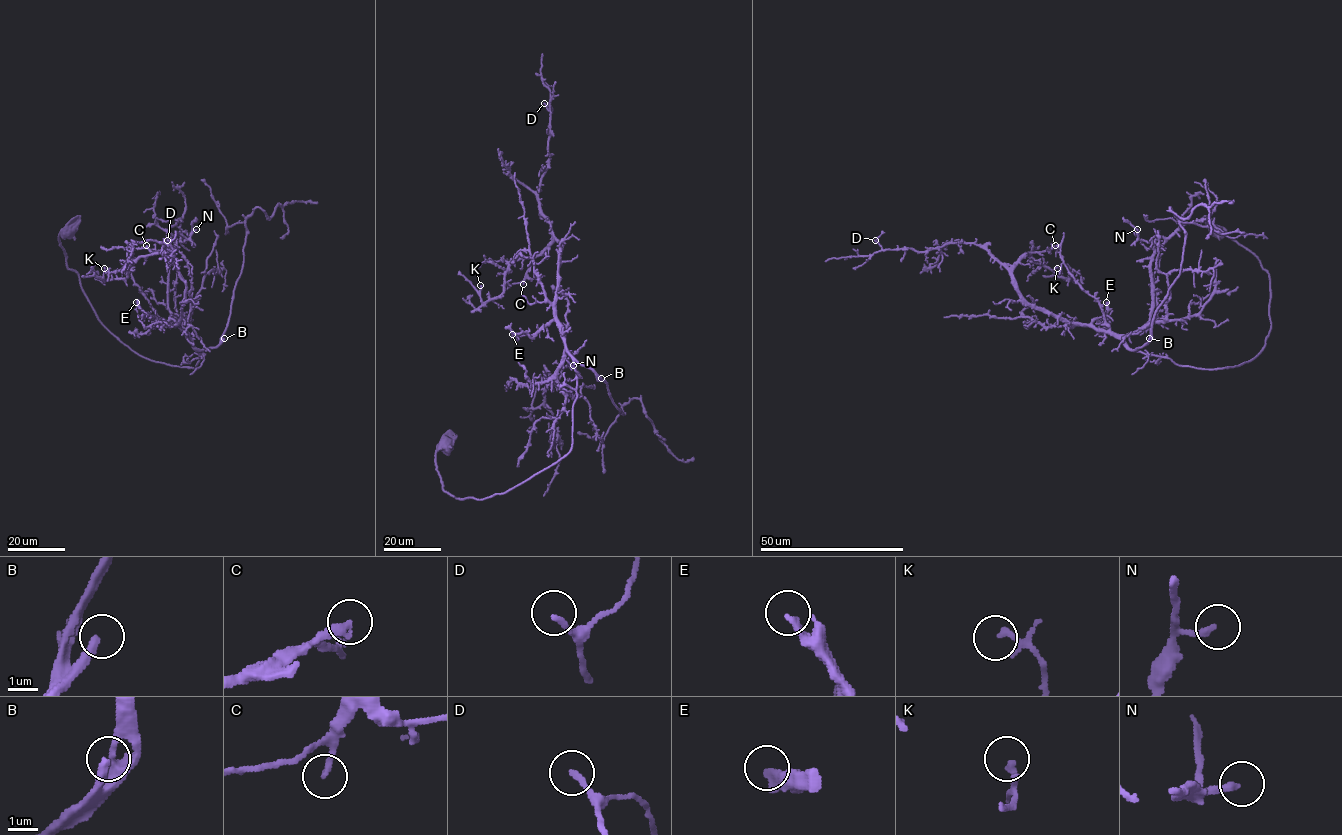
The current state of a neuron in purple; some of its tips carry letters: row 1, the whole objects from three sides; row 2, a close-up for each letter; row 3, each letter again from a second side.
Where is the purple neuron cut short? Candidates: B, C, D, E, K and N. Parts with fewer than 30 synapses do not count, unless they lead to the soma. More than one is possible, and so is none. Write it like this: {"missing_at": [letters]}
{"missing_at": ["C", "E"]}

